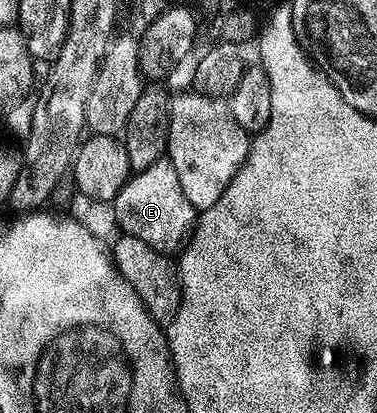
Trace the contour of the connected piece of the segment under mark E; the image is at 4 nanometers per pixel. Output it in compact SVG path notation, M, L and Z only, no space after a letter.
M168 159L151 163L151 167L138 169L130 176L129 181L115 195L111 202L117 228L124 235L135 235L135 239L143 239L155 251L170 255L180 254L193 236L193 226L197 224L199 210L187 199L183 186L179 183L179 175Z

